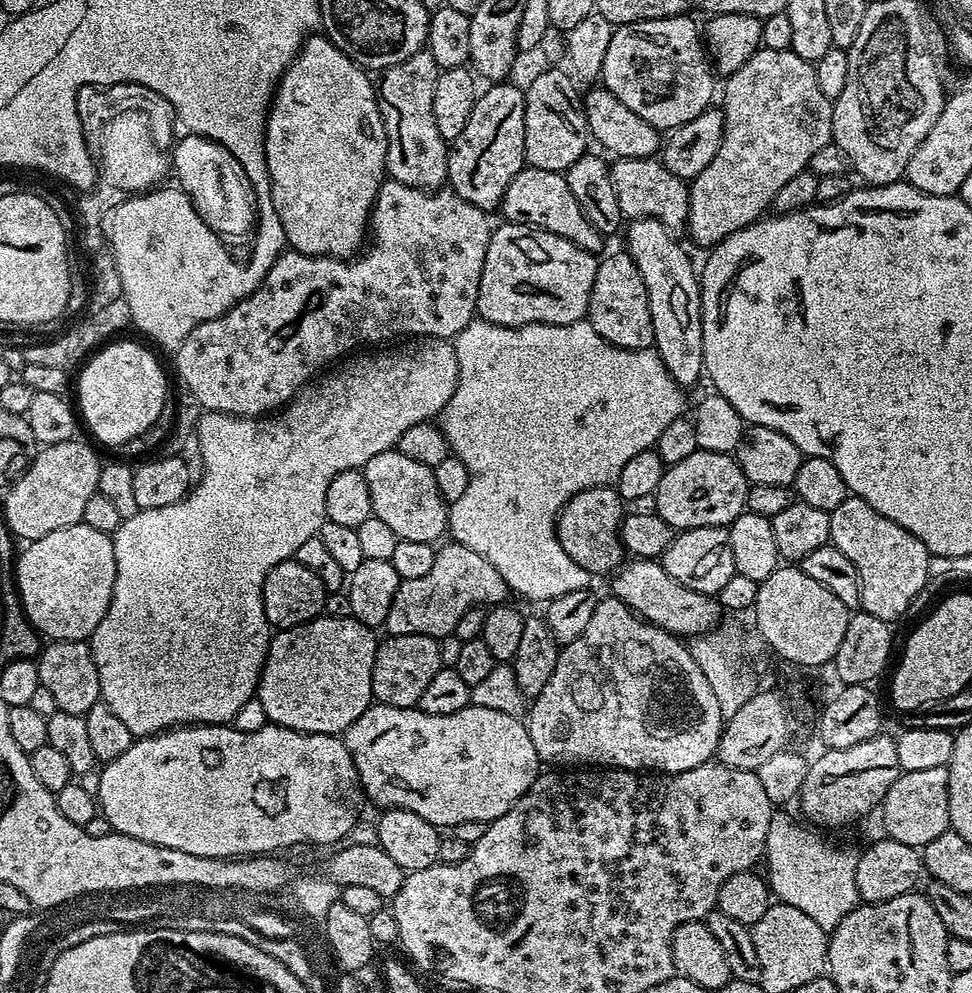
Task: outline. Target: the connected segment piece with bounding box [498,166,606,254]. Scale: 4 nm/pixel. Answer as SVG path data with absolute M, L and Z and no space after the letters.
M527 166L521 168L520 173L514 178L514 182L510 182L510 186L506 186L506 194L502 198L498 212L499 215L504 215L503 219L507 223L531 224L533 228L541 228L550 234L558 234L558 238L566 238L570 242L574 242L574 246L593 254L605 251L605 249L603 250L604 244L606 244L605 237L601 236L597 228L589 222L586 214L582 214L582 206L578 206L578 198L574 198L563 172L538 170Z

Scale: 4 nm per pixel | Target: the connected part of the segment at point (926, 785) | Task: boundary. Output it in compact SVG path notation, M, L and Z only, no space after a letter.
M947 767L901 772L880 805L878 816L884 819L883 835L887 839L906 842L906 846L923 850L930 842L934 842L934 838L938 838L938 834L949 831Z

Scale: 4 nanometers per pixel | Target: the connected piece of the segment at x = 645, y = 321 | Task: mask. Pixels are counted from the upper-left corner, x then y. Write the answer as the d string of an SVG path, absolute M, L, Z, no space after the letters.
M624 250L607 256L596 265L594 290L590 290L586 317L588 323L594 326L594 330L598 330L603 340L619 348L653 347L654 326L650 322L650 302L646 298L646 282L642 282L638 266Z

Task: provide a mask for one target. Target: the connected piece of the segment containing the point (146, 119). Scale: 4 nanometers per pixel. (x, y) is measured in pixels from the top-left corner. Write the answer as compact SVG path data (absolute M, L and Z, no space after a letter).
M87 84L78 90L76 105L84 141L92 156L101 185L105 184L116 192L124 192L120 194L143 194L153 186L159 185L161 183L159 180L164 175L169 175L174 145L174 137L172 138L174 113L170 102L166 102L163 91L147 88L141 84L131 85L130 90L126 90L123 84L107 86Z

